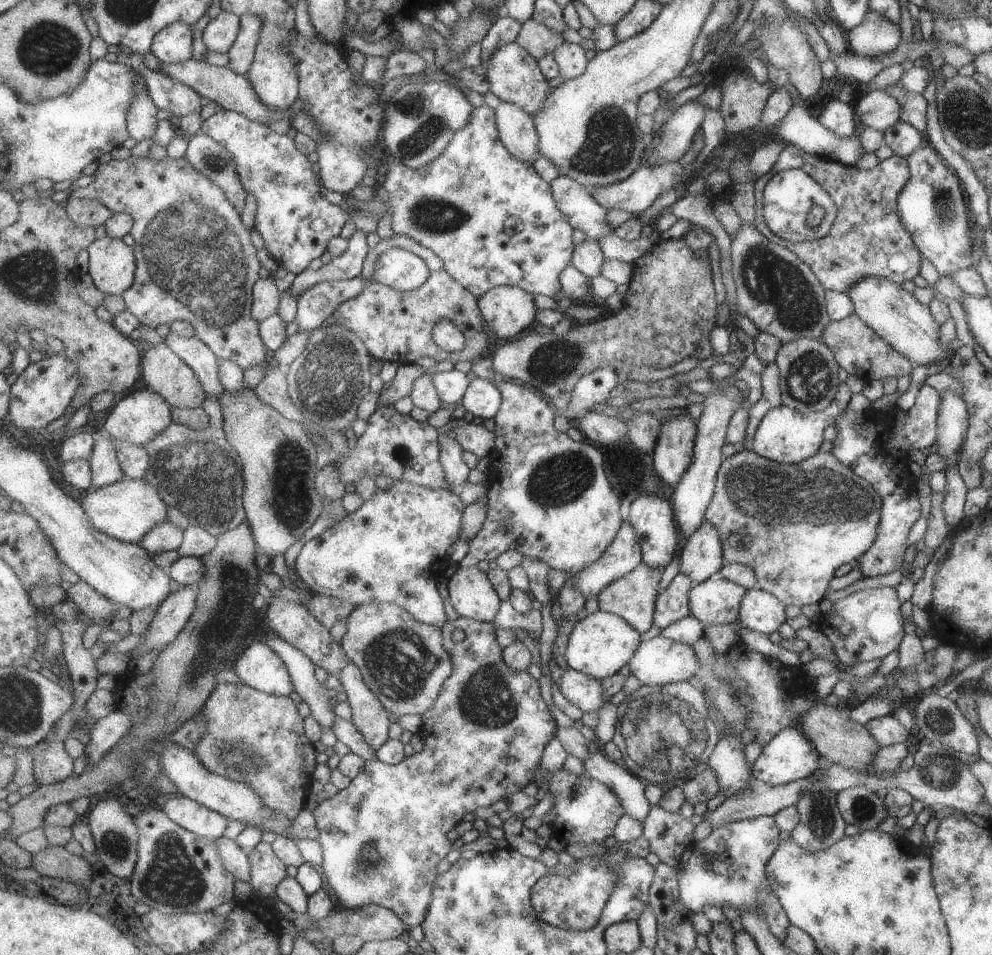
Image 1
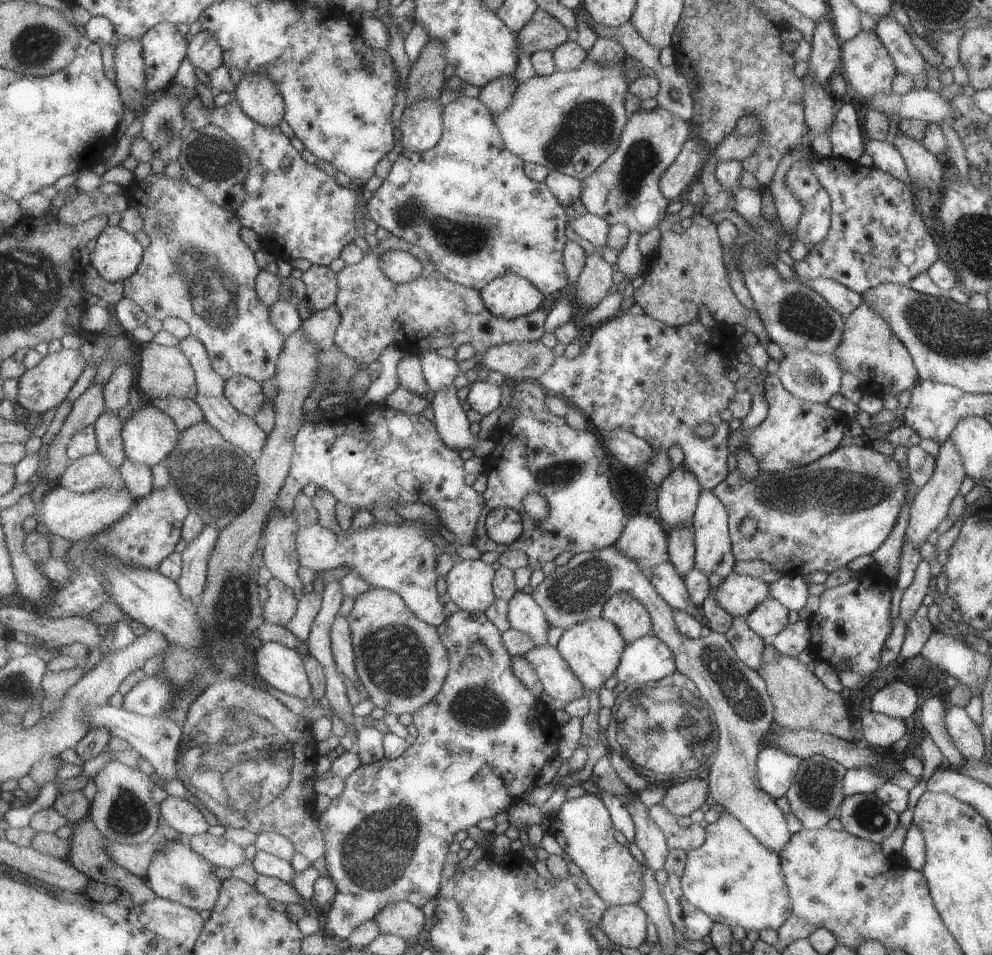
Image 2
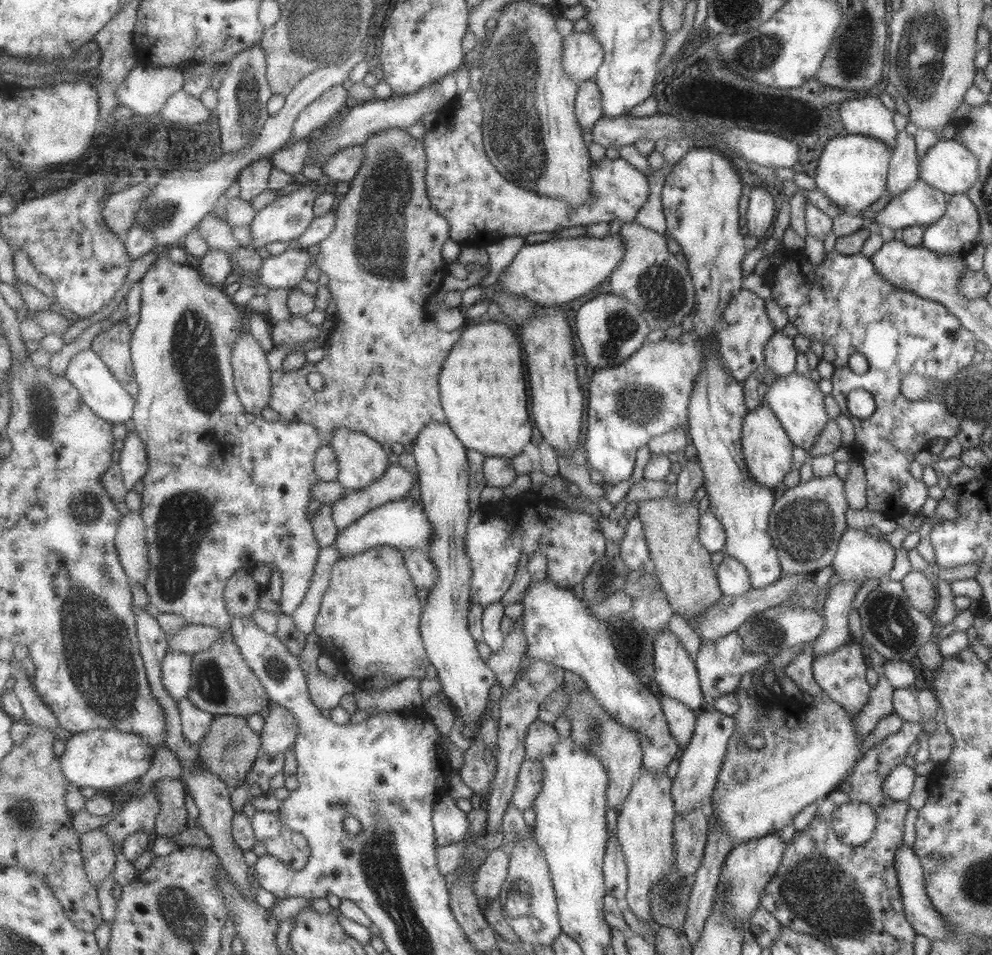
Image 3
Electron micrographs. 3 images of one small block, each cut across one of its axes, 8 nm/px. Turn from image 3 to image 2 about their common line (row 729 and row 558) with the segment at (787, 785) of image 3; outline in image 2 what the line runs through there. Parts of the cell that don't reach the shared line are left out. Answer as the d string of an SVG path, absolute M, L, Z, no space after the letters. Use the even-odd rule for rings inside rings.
M851 445L851 446L839 446L836 450L829 452L828 454L818 458L816 462L812 462L803 467L792 468L792 470L784 472L760 472L759 475L752 481L748 478L744 478L740 474L740 470L736 468L733 472L729 472L728 476L712 488L712 492L716 494L716 498L724 504L726 512L728 512L729 518L729 533L731 536L731 549L736 561L748 561L748 560L760 560L762 562L767 562L771 564L778 570L782 572L783 576L801 576L804 578L806 584L809 584L808 576L812 572L818 570L824 570L825 572L833 572L839 568L844 568L848 566L849 562L852 562L855 558L871 555L875 550L878 550L882 543L888 538L892 528L904 508L904 504L908 504L906 500L906 494L908 494L908 486L910 486L911 480L908 480L909 474L904 474L902 468L898 466L898 462L894 460L894 457L886 456L877 451L877 448L874 445ZM744 518L750 518L756 522L756 533L752 538L746 538L742 532L740 532L740 524Z

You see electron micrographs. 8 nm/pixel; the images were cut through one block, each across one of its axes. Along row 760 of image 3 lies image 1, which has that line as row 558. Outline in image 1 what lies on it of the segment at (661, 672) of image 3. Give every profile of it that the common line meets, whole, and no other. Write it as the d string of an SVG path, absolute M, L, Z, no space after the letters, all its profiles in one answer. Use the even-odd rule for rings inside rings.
M702 521L688 536L680 552L679 563L679 572L688 575L694 584L716 576L716 572L727 563L717 528L711 522Z

